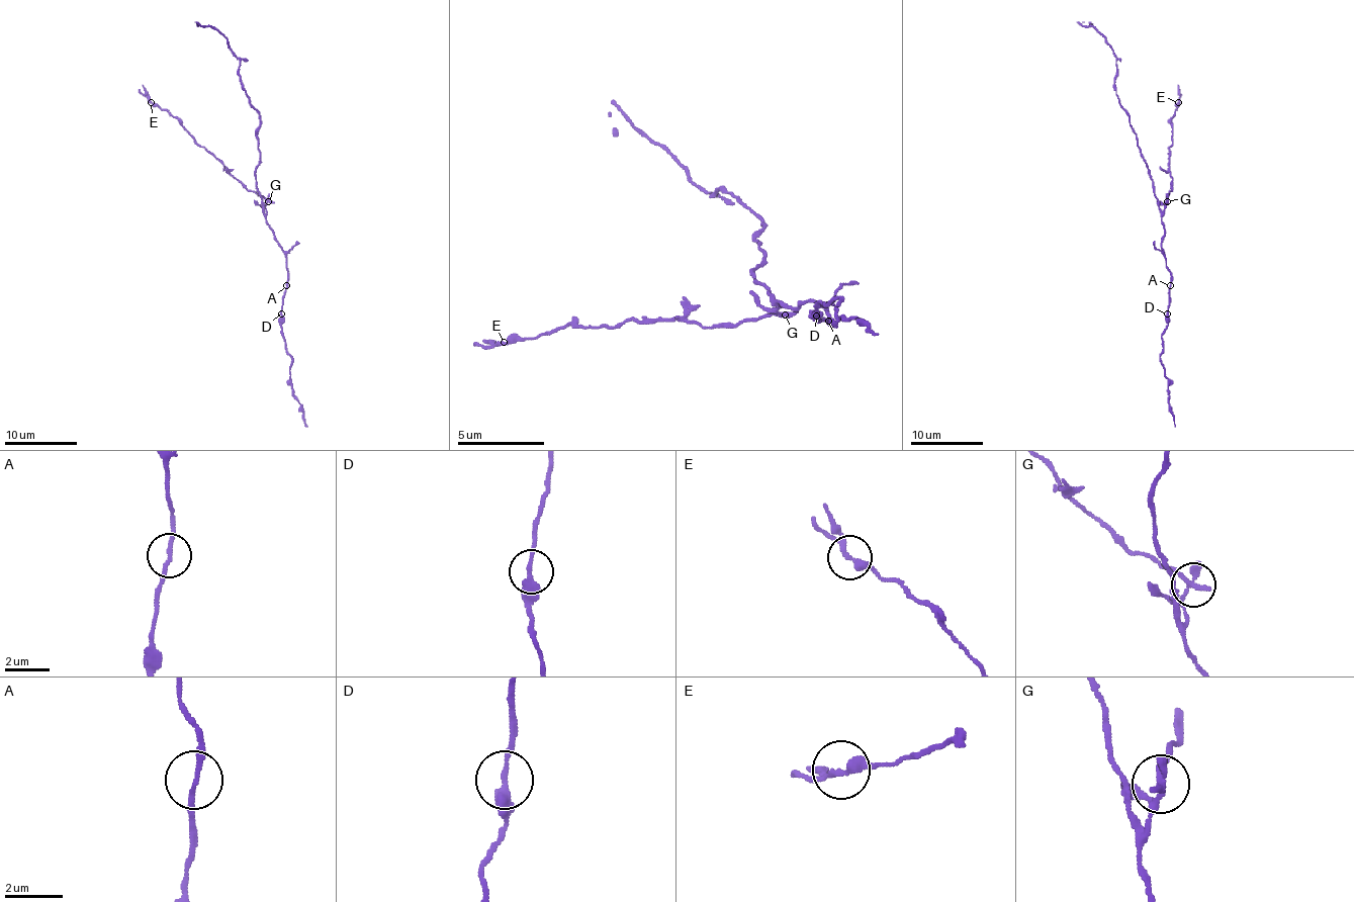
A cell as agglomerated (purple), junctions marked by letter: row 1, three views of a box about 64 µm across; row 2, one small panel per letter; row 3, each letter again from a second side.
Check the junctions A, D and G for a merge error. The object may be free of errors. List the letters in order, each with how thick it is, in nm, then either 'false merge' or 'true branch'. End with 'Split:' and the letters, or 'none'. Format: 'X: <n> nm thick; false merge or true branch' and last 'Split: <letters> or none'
A: 170 nm thick; true branch
D: 300 nm thick; true branch
G: 280 nm thick; false merge
Split: G

